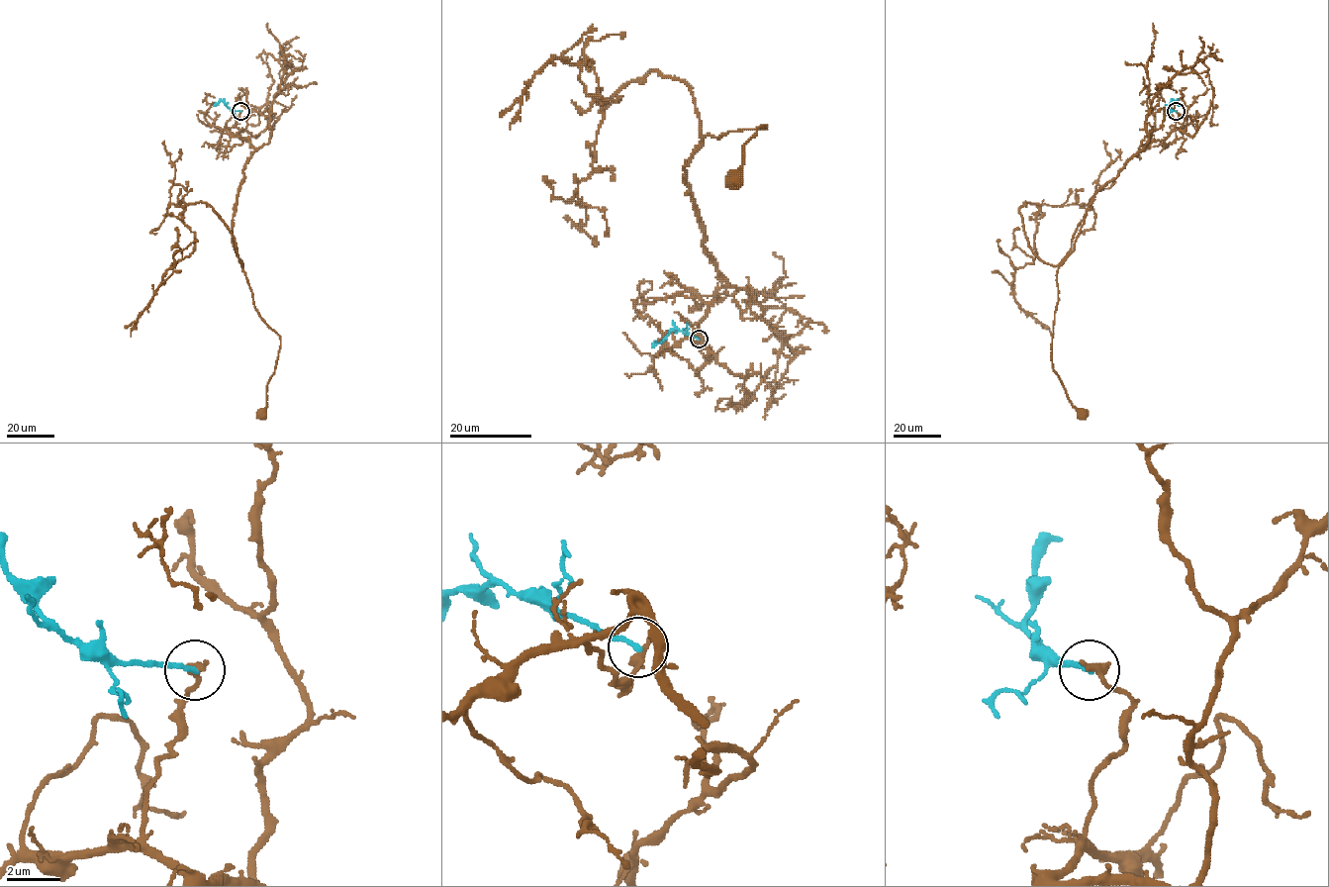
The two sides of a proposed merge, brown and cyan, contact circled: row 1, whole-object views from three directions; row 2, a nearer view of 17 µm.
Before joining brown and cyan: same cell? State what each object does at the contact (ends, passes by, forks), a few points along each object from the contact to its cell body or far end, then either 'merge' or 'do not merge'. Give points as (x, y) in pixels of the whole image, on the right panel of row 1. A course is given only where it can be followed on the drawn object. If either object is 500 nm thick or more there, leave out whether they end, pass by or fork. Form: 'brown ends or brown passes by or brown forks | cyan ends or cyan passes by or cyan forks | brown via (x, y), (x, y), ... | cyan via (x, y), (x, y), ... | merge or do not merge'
brown ends | cyan ends | brown via (1175, 111), (1179, 118), (1168, 136), (1141, 149), (1094, 195), (1058, 268), (1052, 363), (1068, 399), (1082, 412) | cyan via (1175, 111), (1170, 107), (1171, 101), (1173, 99), (1181, 105) | do not merge

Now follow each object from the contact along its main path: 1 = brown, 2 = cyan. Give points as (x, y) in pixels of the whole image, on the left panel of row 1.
1: (240, 111), (236, 126), (256, 149), (243, 171), (233, 239), (253, 307), (281, 342), (263, 412)
2: (240, 111), (228, 107), (223, 99), (213, 105)

